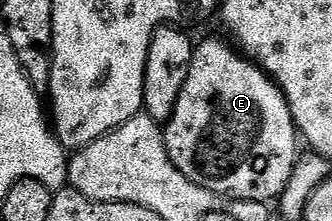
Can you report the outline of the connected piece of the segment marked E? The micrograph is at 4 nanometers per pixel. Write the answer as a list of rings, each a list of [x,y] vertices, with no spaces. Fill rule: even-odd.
[[[207,39],[195,47],[189,77],[181,89],[175,112],[163,127],[163,140],[173,165],[177,165],[189,181],[228,199],[245,199],[249,203],[275,201],[287,188],[301,139],[282,89],[258,65],[223,39]]]

